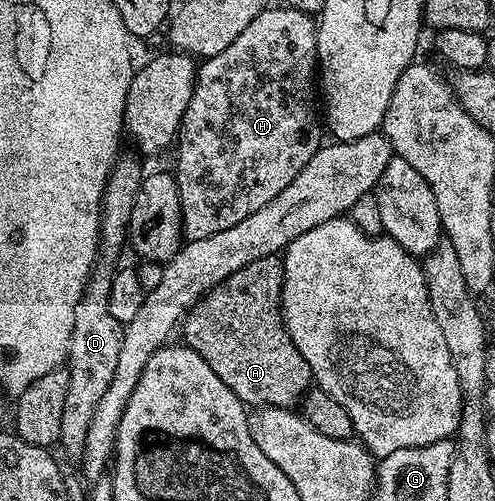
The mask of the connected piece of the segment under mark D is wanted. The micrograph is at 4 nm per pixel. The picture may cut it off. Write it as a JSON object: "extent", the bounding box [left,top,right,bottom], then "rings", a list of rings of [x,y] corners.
{"extent":[60,154,144,457],"rings":[[[123,154],[114,160],[114,166],[110,169],[110,176],[106,179],[100,218],[98,220],[98,238],[100,240],[101,262],[90,272],[86,281],[86,289],[83,291],[80,301],[76,305],[76,317],[72,329],[72,341],[68,352],[68,397],[64,399],[64,417],[60,421],[60,447],[74,457],[81,456],[84,439],[88,437],[88,427],[92,425],[92,417],[96,413],[96,407],[100,405],[100,399],[112,385],[112,376],[116,373],[116,364],[120,358],[120,345],[124,334],[123,324],[108,313],[108,289],[114,276],[115,268],[108,264],[121,253],[122,247],[128,243],[128,228],[132,205],[129,200],[136,189],[140,189],[144,168],[133,159],[132,156]]]}

